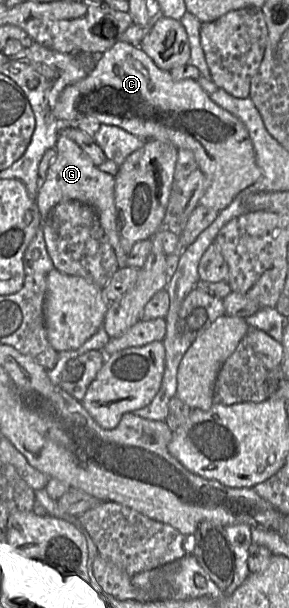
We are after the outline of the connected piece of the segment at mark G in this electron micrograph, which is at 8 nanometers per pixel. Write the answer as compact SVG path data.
M62 133L58 134L55 149L56 156L47 170L43 185L38 189L34 198L40 216L44 219L56 204L67 200L77 200L91 206L97 213L100 225L115 251L119 268L125 267L127 253L121 247L116 229L115 176L100 171L89 156Z

